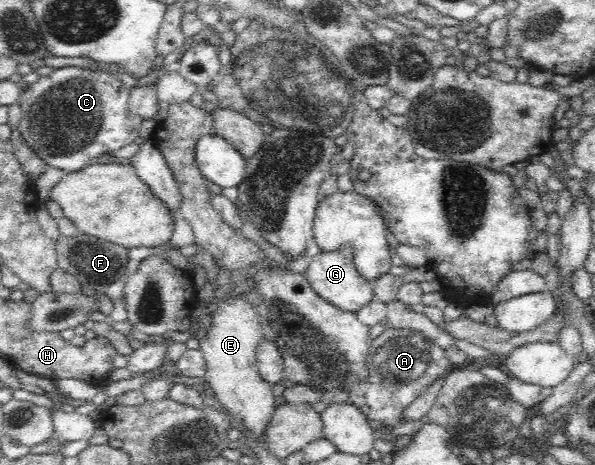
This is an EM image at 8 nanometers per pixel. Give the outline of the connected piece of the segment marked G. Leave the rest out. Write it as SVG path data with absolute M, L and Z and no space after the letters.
M352 247L322 252L313 258L304 275L316 294L330 304L353 313L374 299L374 290L376 290L376 280L372 281L360 276L354 260L356 260L356 251Z

